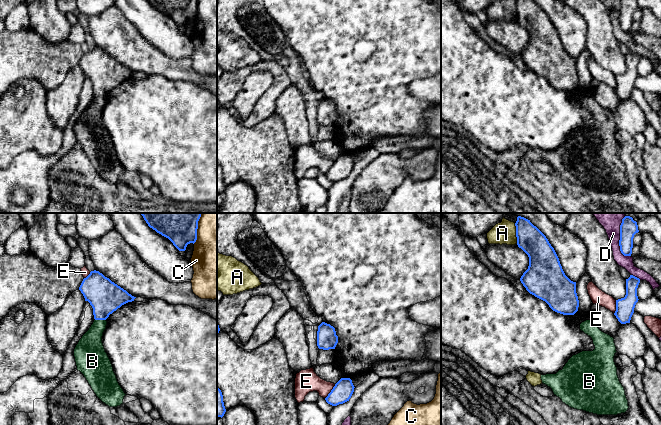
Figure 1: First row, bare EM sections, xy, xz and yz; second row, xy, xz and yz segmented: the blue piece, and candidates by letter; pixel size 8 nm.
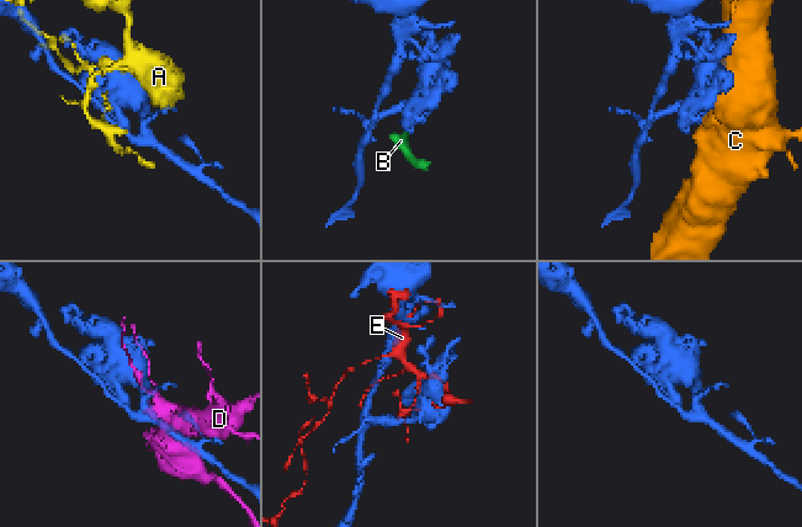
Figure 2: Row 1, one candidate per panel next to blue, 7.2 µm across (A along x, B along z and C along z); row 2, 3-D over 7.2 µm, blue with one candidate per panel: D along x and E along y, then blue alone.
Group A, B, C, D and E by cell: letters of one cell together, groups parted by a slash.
A / B / C / D / E

